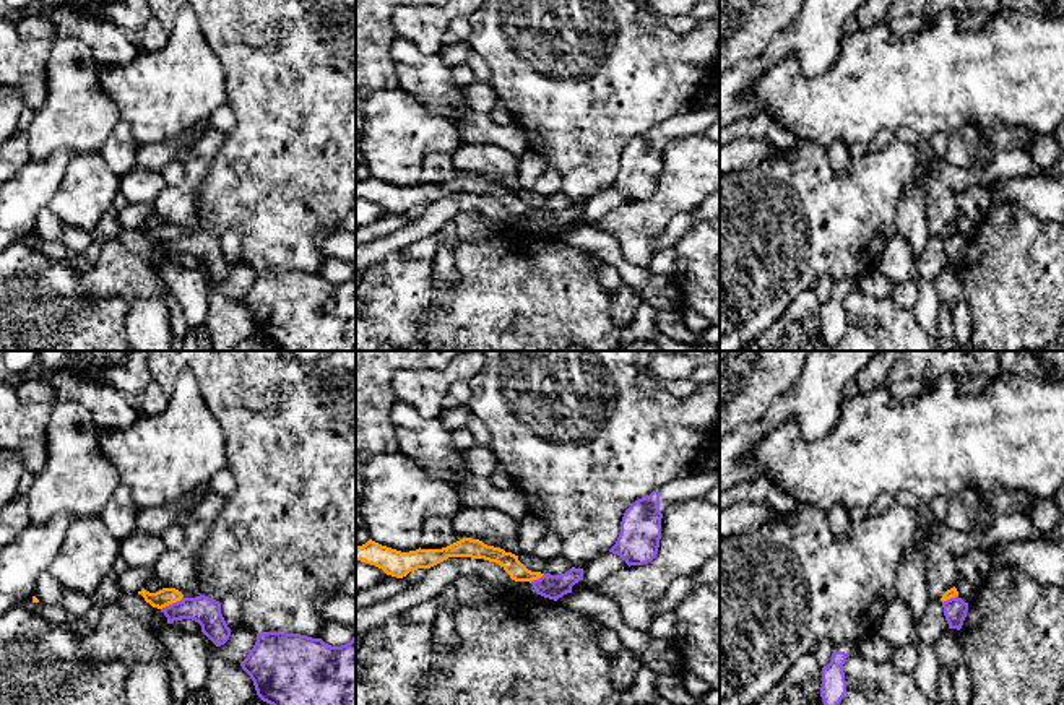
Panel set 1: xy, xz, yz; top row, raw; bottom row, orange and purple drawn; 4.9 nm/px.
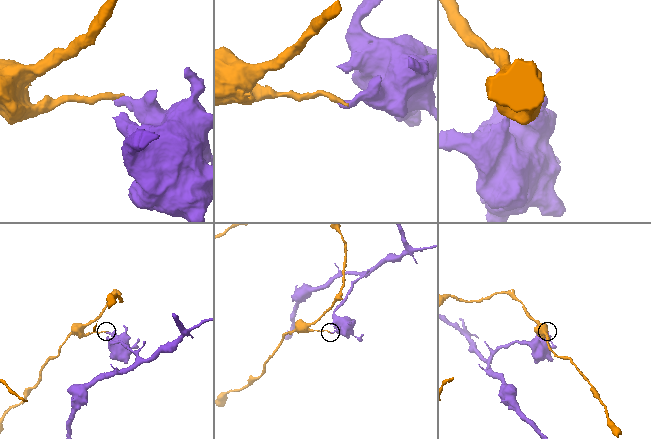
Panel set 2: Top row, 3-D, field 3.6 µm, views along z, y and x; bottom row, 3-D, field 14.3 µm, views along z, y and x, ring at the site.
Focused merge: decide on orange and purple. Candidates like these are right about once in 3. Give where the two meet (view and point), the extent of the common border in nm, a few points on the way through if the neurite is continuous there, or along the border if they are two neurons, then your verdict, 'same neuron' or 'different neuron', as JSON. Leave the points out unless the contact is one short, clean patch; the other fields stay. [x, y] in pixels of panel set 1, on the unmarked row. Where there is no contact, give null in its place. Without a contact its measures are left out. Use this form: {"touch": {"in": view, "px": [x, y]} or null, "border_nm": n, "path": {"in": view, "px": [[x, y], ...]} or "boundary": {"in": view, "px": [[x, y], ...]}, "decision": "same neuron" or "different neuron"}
{"touch": {"in": "xy", "px": [171, 239]}, "border_nm": 130, "boundary": {"in": "xy", "px": [[182, 233], [161, 246]]}, "decision": "different neuron"}

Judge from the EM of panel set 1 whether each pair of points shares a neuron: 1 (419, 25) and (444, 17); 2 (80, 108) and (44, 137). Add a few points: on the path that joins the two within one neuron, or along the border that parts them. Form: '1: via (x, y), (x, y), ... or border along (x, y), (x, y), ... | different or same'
1: via (426, 25), (437, 18) | same
2: via (72, 116), (52, 129) | same

